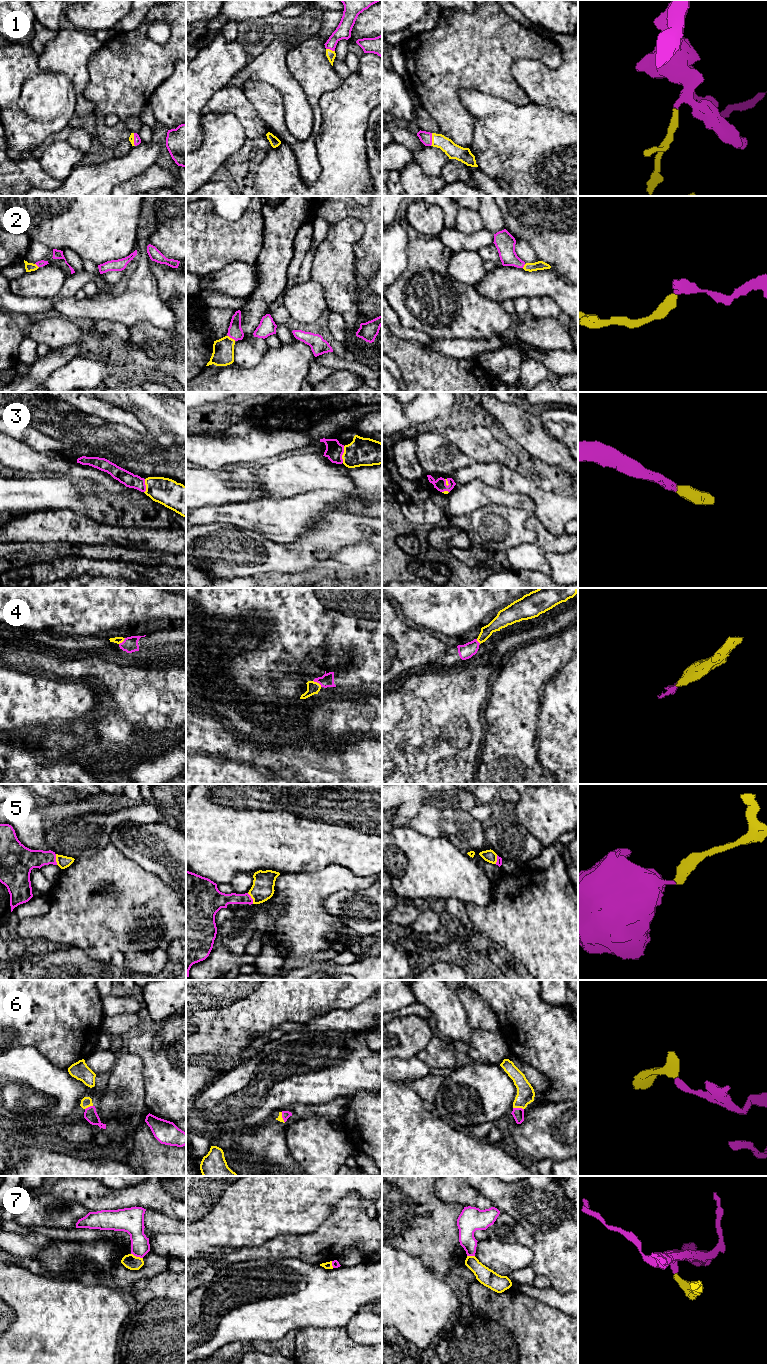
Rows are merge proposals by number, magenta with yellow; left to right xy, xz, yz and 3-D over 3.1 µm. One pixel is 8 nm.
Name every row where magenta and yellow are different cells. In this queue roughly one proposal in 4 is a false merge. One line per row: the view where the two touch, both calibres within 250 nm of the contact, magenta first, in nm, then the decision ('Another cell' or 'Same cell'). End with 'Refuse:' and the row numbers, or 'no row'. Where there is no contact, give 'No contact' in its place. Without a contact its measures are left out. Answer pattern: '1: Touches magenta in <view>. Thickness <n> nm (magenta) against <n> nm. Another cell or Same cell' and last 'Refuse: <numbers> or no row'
1: Touches magenta in yz. Thickness 100 nm (magenta) against 120 nm. Same cell
2: Touches magenta in xz. Thickness 120 nm (magenta) against 180 nm. Same cell
3: Touches magenta in xz. Thickness 140 nm (magenta) against 220 nm. Same cell
4: Touches magenta in xz. Thickness 110 nm (magenta) against 100 nm. Same cell
5: Touches magenta in xy. Thickness 190 nm (magenta) against 100 nm. Same cell
6: Touches magenta in yz. Thickness 100 nm (magenta) against 140 nm. Same cell
7: Touches magenta in xy. Thickness 160 nm (magenta) against 120 nm. Another cell
Refuse: 7

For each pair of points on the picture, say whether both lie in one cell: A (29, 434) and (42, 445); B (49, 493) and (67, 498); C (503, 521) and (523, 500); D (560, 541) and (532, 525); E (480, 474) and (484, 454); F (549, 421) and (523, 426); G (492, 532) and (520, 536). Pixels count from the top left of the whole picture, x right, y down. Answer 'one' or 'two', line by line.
A: one
B: one
C: two
D: one
E: two
F: two
G: one

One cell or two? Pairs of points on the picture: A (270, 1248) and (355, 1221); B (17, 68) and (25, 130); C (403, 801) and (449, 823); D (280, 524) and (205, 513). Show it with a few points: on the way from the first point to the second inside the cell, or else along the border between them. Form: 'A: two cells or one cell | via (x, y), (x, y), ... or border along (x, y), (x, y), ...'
A: one cell | via (291, 1247), (319, 1247), (324, 1245), (334, 1235)
B: one cell | via (16, 83), (15, 104), (17, 110), (22, 115)
C: two cells | border along (444, 809), (424, 804), (415, 816), (405, 822)
D: one cell | via (261, 515), (237, 514), (224, 511)

